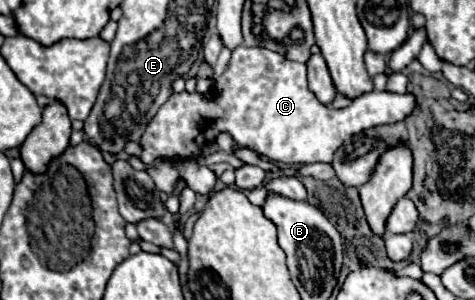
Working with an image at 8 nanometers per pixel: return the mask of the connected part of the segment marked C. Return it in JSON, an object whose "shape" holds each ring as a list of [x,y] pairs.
{"shape":[[[237,47],[231,55],[229,67],[221,77],[215,77],[215,97],[207,99],[209,95],[199,93],[173,93],[169,101],[157,111],[153,121],[147,125],[143,137],[141,137],[141,161],[153,163],[155,159],[171,159],[171,161],[183,161],[183,159],[195,159],[199,157],[203,145],[209,145],[215,141],[215,137],[221,131],[227,131],[241,147],[249,147],[257,153],[263,153],[271,157],[273,161],[283,161],[289,165],[305,165],[305,163],[331,163],[333,153],[339,149],[343,141],[347,141],[351,135],[377,127],[383,123],[397,123],[403,121],[415,107],[415,97],[409,93],[397,95],[389,91],[371,91],[351,101],[345,109],[331,109],[327,105],[321,105],[317,97],[307,87],[307,73],[305,65],[297,61],[289,61],[283,55],[263,49],[263,47]]]}

